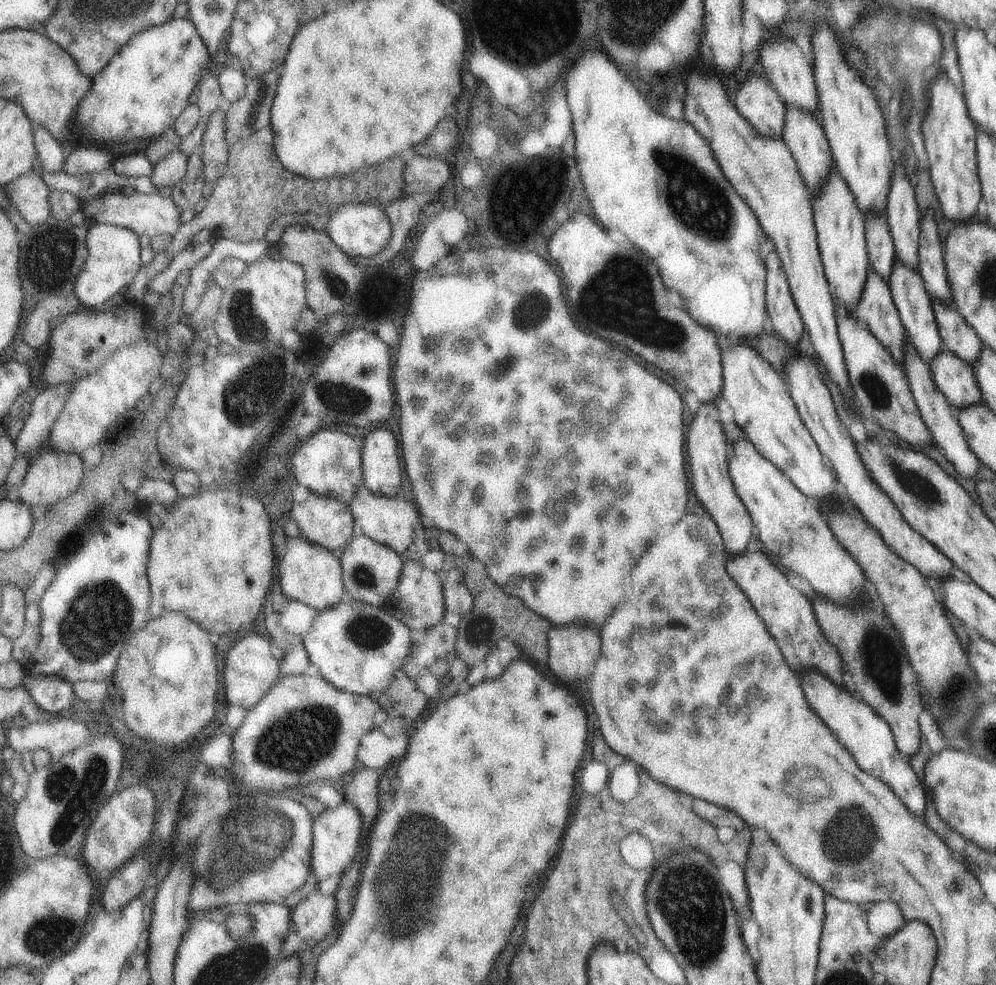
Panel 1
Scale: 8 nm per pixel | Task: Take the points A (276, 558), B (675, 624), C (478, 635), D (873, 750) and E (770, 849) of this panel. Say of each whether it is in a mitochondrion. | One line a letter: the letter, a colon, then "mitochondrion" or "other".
A: other
B: other
C: mitochondrion
D: other
E: other

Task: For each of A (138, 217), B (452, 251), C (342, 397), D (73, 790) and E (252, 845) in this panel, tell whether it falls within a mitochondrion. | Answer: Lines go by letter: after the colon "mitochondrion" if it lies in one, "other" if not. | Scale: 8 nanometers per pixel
A: other
B: other
C: mitochondrion
D: mitochondrion
E: mitochondrion

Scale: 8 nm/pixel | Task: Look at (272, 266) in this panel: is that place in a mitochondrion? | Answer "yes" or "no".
no

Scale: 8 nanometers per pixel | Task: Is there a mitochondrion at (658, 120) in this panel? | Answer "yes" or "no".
no

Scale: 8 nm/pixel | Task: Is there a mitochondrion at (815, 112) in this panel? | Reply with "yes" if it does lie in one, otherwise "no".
no

